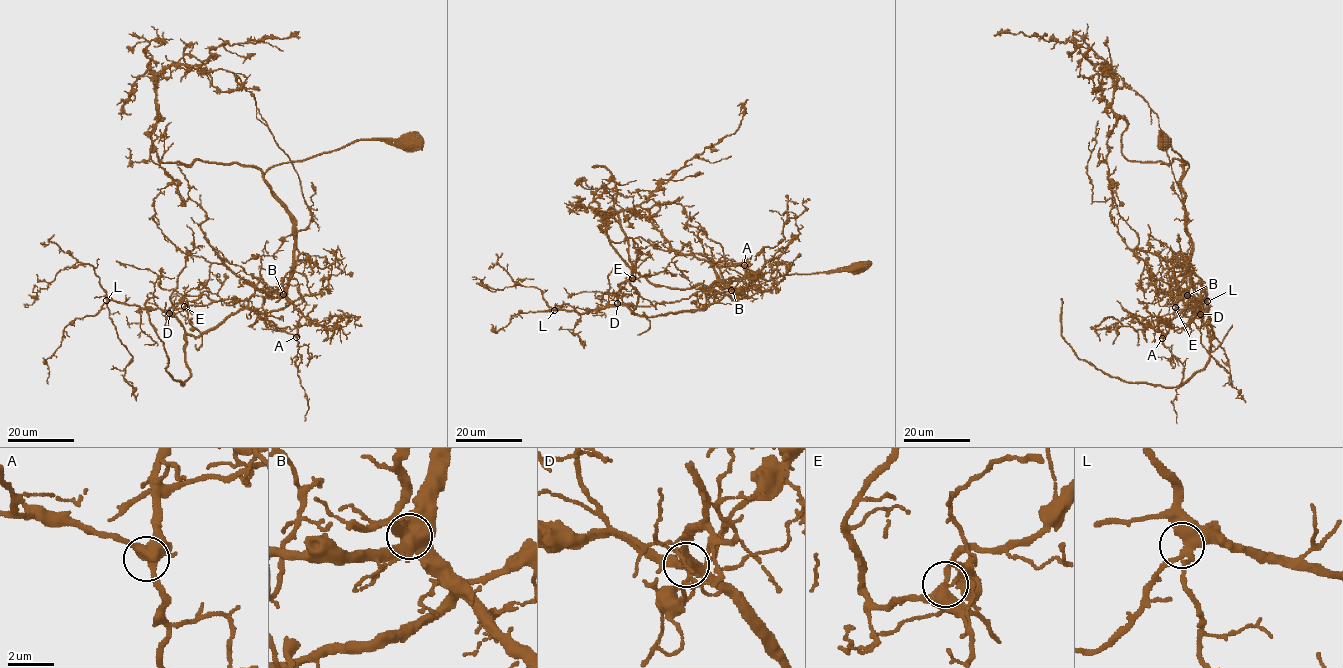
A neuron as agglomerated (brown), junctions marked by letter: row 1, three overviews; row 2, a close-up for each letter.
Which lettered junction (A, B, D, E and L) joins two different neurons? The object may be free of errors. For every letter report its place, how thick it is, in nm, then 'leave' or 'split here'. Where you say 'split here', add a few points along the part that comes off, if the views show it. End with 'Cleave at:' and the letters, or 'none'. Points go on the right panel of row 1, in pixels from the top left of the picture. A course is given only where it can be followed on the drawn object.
A: (1162, 338) | 460 nm | leave
B: (1187, 295) | 650 nm | split here | (1187, 295), (1214, 337), (1209, 361), (1172, 387), (1081, 360), (1061, 335), (1061, 298)
D: (1200, 314) | 400 nm | leave
E: (1175, 307) | 400 nm | leave
L: (1207, 301) | 400 nm | leave
Cleave at: B

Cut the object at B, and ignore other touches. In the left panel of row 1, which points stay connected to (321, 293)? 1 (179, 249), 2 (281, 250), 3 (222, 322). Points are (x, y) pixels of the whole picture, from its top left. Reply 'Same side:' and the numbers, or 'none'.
Same side: 2, 3

